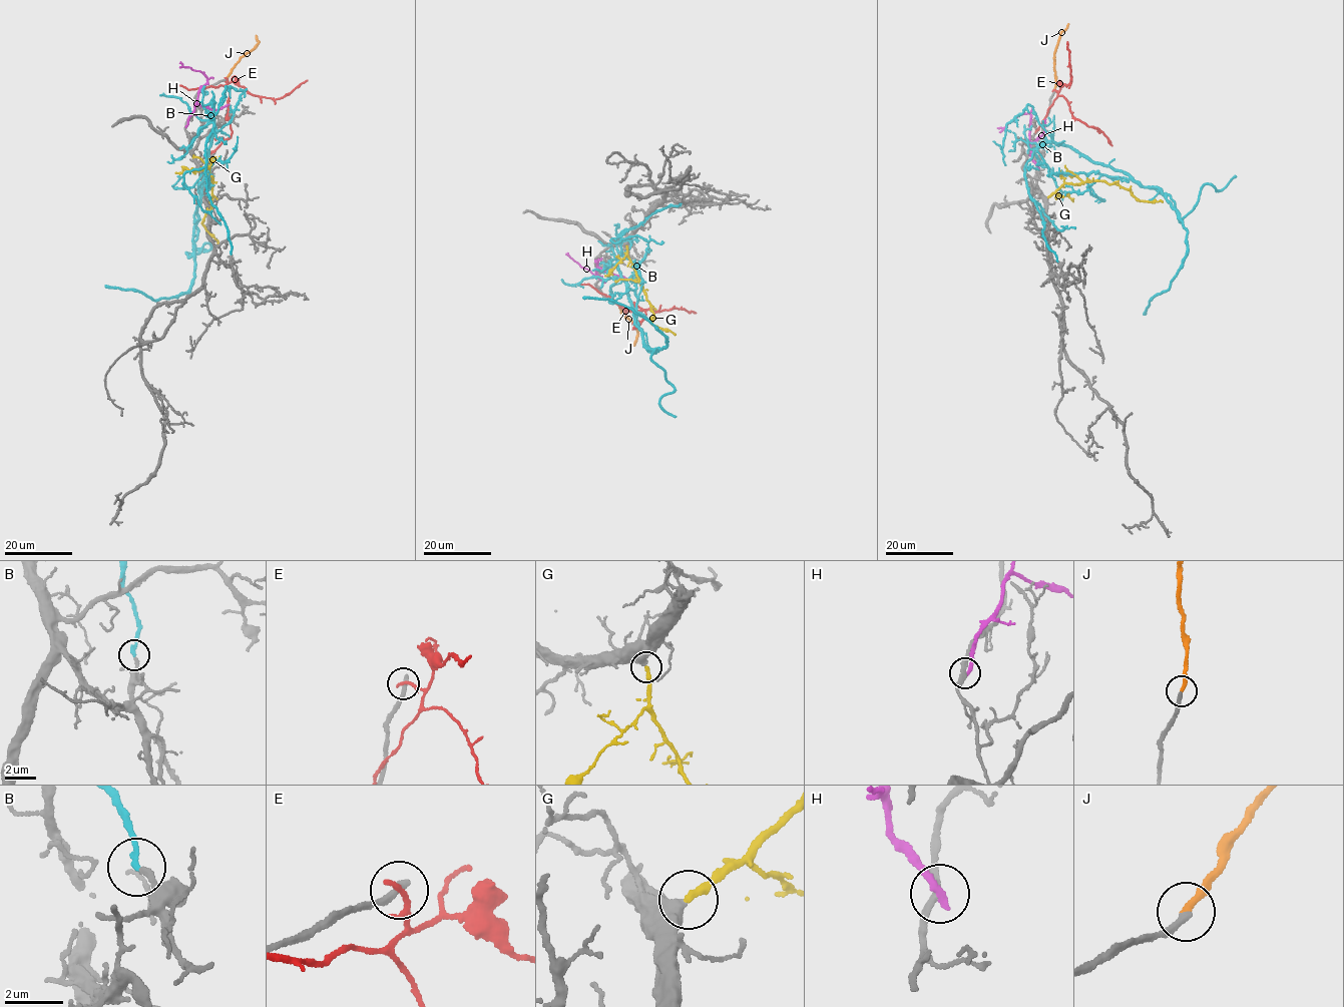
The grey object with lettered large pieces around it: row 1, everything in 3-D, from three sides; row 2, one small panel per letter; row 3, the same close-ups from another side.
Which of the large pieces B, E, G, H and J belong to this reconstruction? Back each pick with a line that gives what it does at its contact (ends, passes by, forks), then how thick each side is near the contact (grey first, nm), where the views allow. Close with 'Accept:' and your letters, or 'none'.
G: It ends there. Thickness 600 nm (grey) against 260 nm
J: It ends there. Thickness 240 nm (grey) against 240 nm
Accept: G, J

